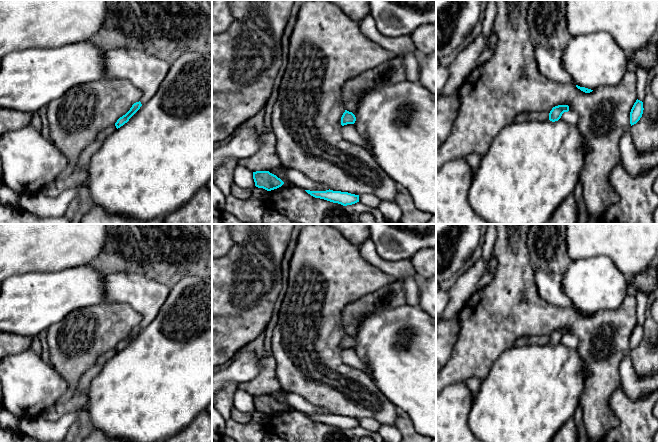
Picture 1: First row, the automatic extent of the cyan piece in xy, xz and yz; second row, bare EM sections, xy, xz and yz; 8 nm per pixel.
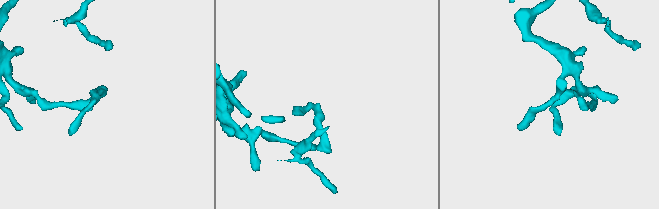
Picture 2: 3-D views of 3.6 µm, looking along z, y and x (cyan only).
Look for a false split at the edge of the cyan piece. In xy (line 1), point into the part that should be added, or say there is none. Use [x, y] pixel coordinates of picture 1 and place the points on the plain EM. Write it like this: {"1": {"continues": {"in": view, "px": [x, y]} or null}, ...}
{"1": {"continues": null}}

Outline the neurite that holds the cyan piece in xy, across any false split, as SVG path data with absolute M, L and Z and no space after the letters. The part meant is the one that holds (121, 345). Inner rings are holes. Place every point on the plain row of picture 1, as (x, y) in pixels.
M140 325L134 327L130 332L130 334L117 344L117 346L115 347L116 352L118 353L121 350L123 350L125 347L127 347L129 343L140 333L141 330L142 328Z

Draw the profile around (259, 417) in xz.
M255 411L252 415L252 420L261 425L266 425L268 418L269 418L269 415L258 411Z

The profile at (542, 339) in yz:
M547 335L523 336L516 339L514 346L546 345L548 343L549 337Z

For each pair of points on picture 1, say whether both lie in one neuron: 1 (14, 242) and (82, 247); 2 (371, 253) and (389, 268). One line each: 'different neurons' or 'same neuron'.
1: same neuron
2: same neuron

